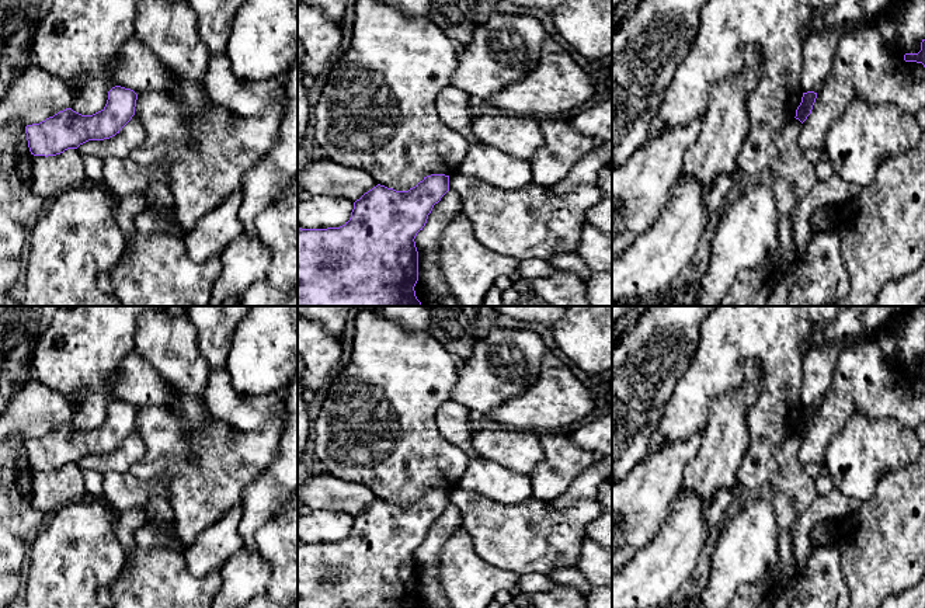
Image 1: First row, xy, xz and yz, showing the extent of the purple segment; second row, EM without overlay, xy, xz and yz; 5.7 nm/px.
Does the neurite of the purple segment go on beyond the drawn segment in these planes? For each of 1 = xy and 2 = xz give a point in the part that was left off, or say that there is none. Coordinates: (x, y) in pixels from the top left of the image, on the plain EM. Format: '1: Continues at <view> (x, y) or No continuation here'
1: No continuation here
2: No continuation here

